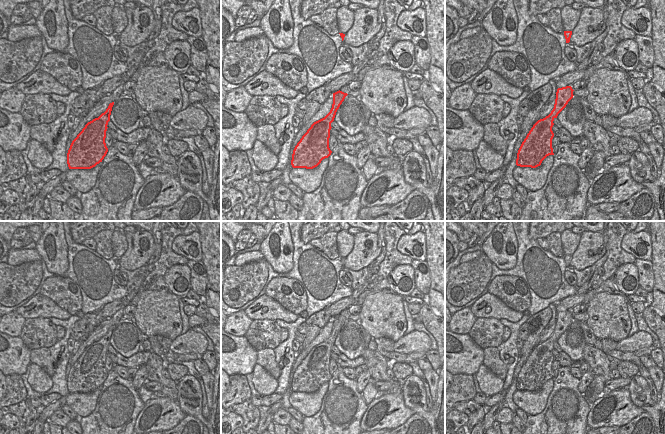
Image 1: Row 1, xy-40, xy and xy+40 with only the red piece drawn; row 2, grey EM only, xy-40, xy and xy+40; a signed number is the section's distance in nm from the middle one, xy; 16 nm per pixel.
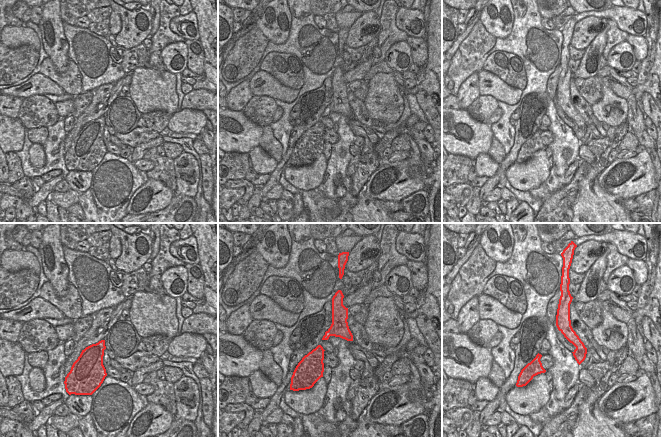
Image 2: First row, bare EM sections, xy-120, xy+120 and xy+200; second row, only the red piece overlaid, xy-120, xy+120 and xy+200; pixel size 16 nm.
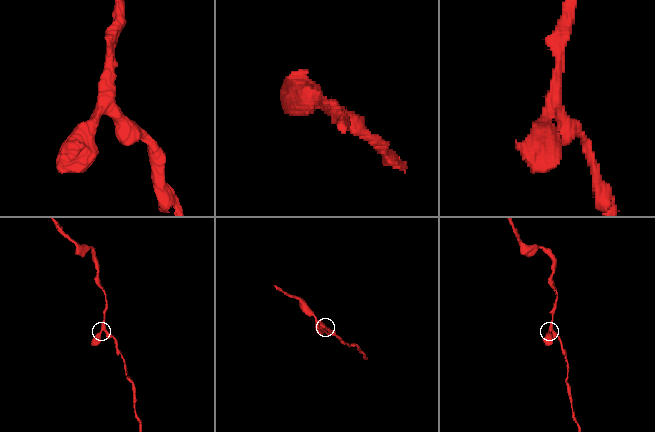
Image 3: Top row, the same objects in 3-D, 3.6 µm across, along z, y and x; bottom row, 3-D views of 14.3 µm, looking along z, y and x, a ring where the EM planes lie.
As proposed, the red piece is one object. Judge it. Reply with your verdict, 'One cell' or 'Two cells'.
One cell

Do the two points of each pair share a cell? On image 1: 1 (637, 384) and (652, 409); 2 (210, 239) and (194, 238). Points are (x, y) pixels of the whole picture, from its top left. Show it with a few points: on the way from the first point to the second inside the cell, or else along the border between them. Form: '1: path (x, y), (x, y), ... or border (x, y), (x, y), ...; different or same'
1: path (639, 390), (651, 403); same
2: border (197, 231), (200, 237), (202, 260); different

